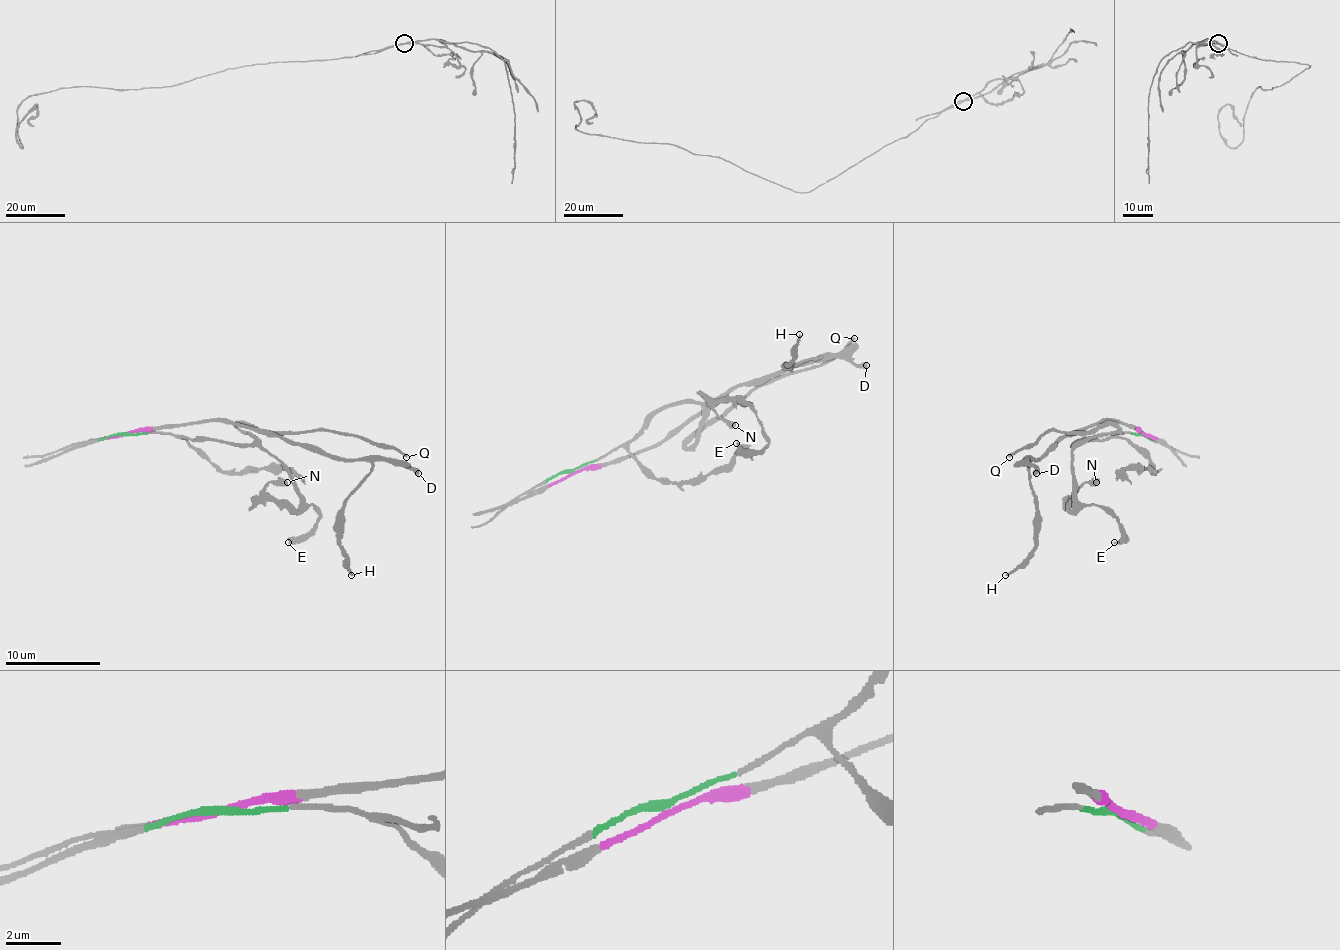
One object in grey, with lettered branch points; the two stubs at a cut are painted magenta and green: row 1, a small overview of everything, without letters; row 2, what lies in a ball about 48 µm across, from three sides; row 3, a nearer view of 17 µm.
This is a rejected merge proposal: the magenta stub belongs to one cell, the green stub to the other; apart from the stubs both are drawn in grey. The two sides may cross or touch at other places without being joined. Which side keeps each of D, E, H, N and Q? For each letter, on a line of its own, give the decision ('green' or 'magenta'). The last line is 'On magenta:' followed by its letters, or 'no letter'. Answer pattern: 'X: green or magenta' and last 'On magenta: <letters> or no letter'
D: magenta
E: green
H: magenta
N: green
Q: green
On magenta: D, H

